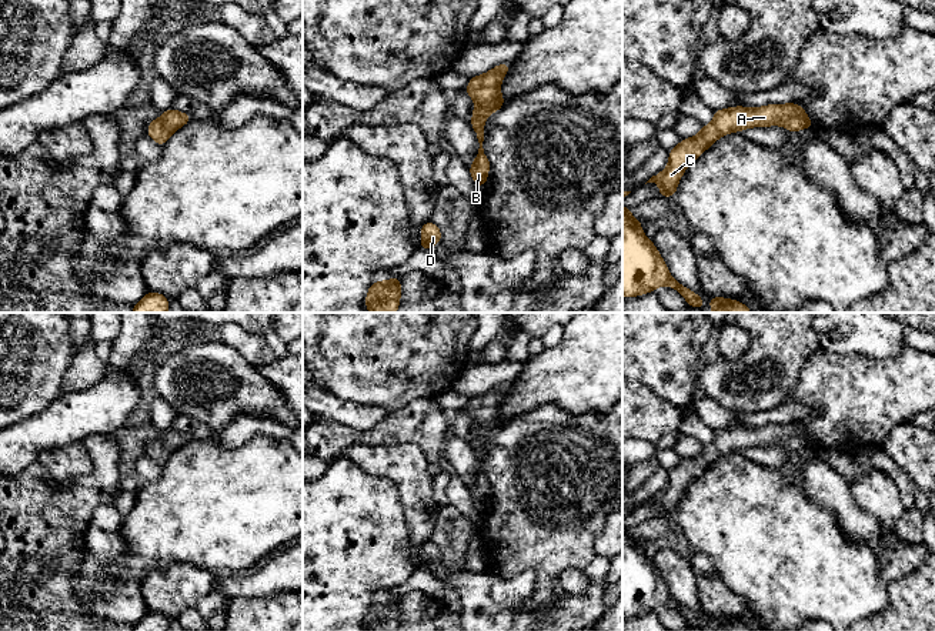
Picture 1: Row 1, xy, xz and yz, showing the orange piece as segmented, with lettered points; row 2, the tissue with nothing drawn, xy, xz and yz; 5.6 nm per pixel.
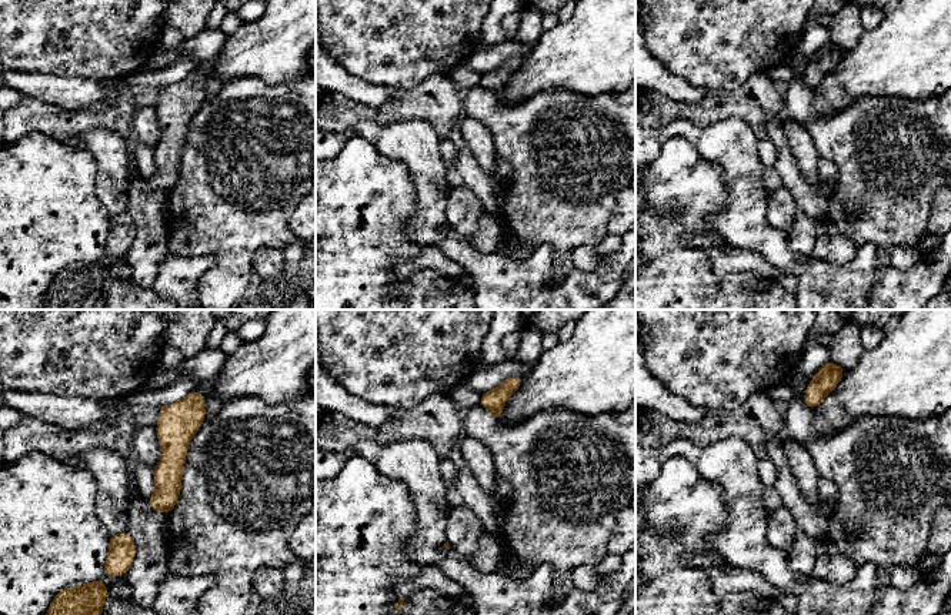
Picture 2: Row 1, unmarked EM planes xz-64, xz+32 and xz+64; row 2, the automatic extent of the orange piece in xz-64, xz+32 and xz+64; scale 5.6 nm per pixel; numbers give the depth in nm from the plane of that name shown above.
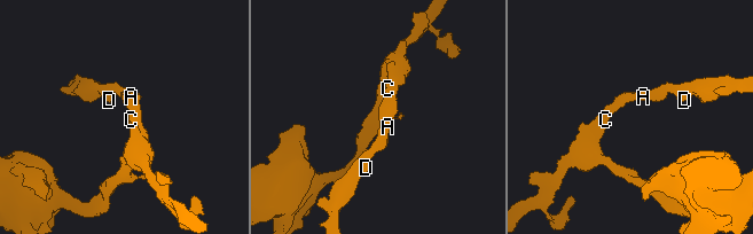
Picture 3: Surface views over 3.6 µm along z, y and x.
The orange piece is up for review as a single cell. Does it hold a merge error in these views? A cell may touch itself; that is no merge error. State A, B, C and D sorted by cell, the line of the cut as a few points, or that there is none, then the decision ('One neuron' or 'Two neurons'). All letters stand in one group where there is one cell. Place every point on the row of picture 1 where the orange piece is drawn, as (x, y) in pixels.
Groups: A B C D. No split. One neuron

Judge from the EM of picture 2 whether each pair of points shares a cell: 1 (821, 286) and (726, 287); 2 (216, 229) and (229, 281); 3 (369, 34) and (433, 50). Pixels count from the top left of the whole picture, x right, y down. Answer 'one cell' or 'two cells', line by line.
1: two cells
2: one cell
3: one cell

